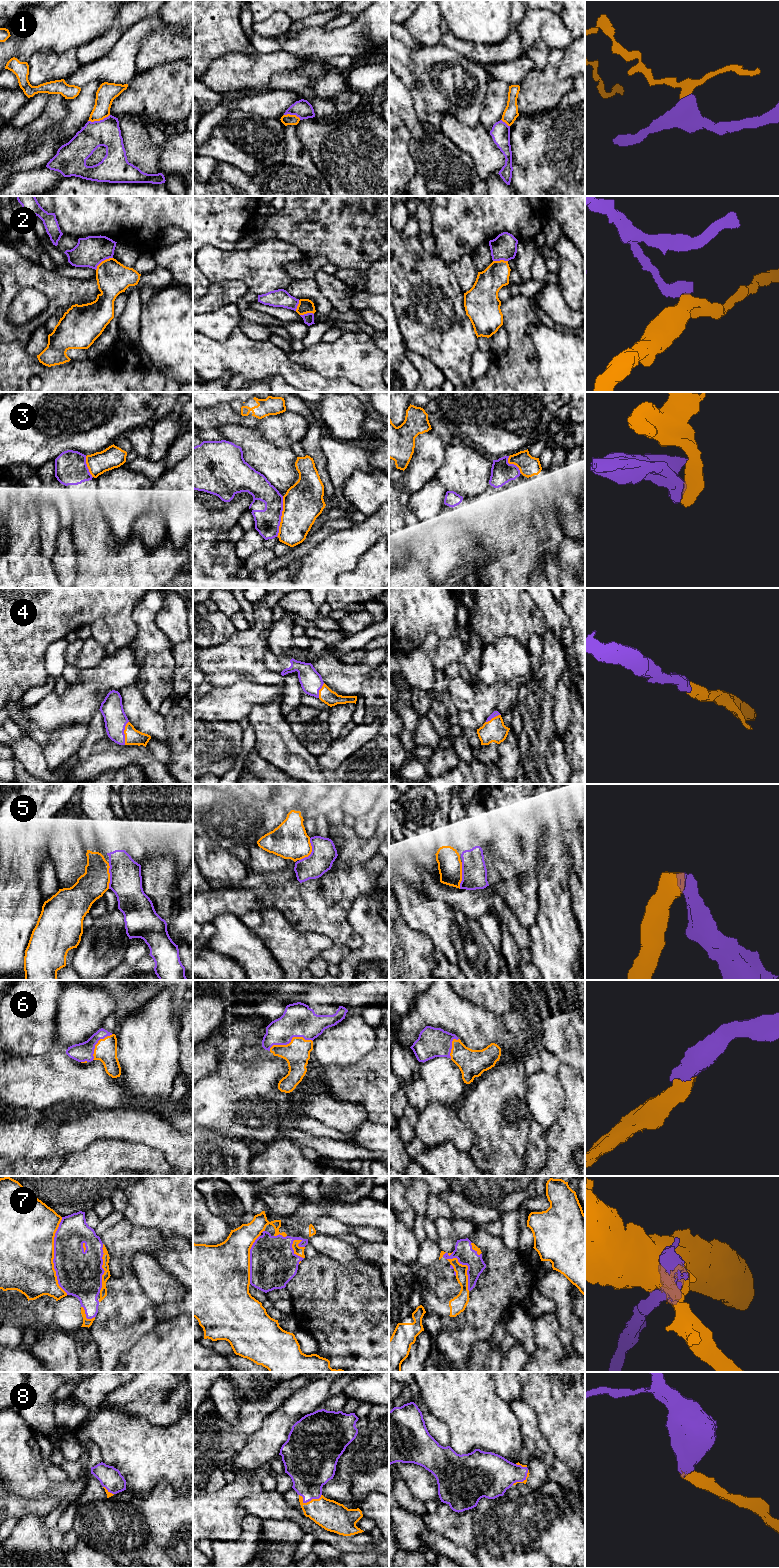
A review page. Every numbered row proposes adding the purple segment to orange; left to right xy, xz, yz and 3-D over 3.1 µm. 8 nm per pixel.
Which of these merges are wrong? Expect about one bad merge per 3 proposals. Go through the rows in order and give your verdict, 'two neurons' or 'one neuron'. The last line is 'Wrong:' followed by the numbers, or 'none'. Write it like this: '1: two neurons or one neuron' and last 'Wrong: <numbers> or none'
1: two neurons
2: two neurons
3: two neurons
4: one neuron
5: two neurons
6: one neuron
7: two neurons
8: one neuron
Wrong: 1, 2, 3, 5, 7

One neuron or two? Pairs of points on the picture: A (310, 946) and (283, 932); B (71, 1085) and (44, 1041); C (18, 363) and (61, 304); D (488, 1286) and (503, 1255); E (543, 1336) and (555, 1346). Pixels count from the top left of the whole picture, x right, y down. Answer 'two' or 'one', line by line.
A: one
B: two
C: one
D: one
E: one

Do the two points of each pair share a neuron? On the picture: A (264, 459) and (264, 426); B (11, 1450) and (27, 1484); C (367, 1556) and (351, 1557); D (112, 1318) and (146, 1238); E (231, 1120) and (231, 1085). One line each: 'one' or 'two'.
A: two
B: one
C: one
D: one
E: one

